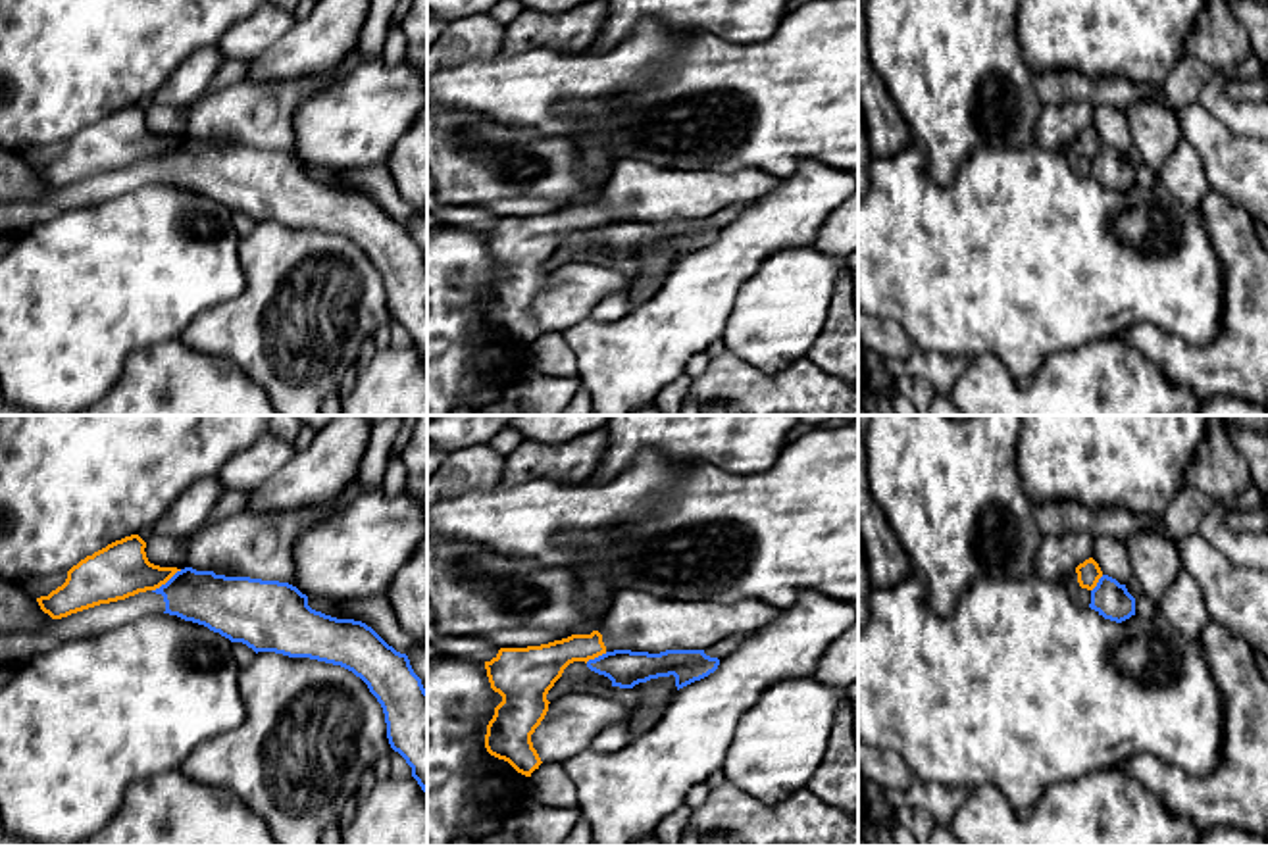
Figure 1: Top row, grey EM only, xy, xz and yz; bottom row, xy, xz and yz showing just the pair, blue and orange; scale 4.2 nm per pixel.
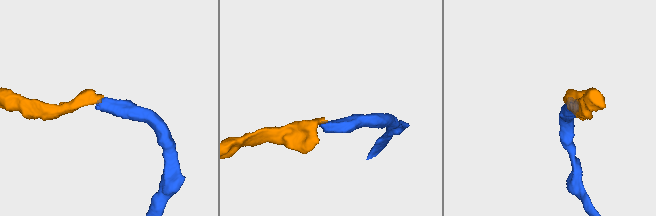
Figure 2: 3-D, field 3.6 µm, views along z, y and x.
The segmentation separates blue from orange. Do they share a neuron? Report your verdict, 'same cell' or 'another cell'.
another cell

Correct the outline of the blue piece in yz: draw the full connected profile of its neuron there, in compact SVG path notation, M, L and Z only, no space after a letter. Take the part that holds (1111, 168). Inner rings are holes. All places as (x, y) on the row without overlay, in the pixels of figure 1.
M1103 144L1097 156L1091 160L1089 177L1104 188L1122 192L1135 185L1135 167L1128 162L1126 154Z

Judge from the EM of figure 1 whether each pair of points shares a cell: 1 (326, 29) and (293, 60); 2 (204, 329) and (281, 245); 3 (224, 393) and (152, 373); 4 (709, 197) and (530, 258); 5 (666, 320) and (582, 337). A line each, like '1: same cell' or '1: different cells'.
1: same cell
2: same cell
3: same cell
4: same cell
5: same cell

